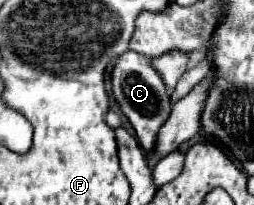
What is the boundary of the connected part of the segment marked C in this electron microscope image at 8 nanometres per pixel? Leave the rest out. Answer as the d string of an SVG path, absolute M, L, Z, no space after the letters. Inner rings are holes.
M131 50L117 56L115 66L111 70L111 88L113 88L113 96L115 96L117 104L121 106L123 114L129 118L131 126L135 128L139 144L145 148L145 152L151 152L157 132L171 112L169 94L165 92L161 76L153 70L151 60L137 52L131 52Z

